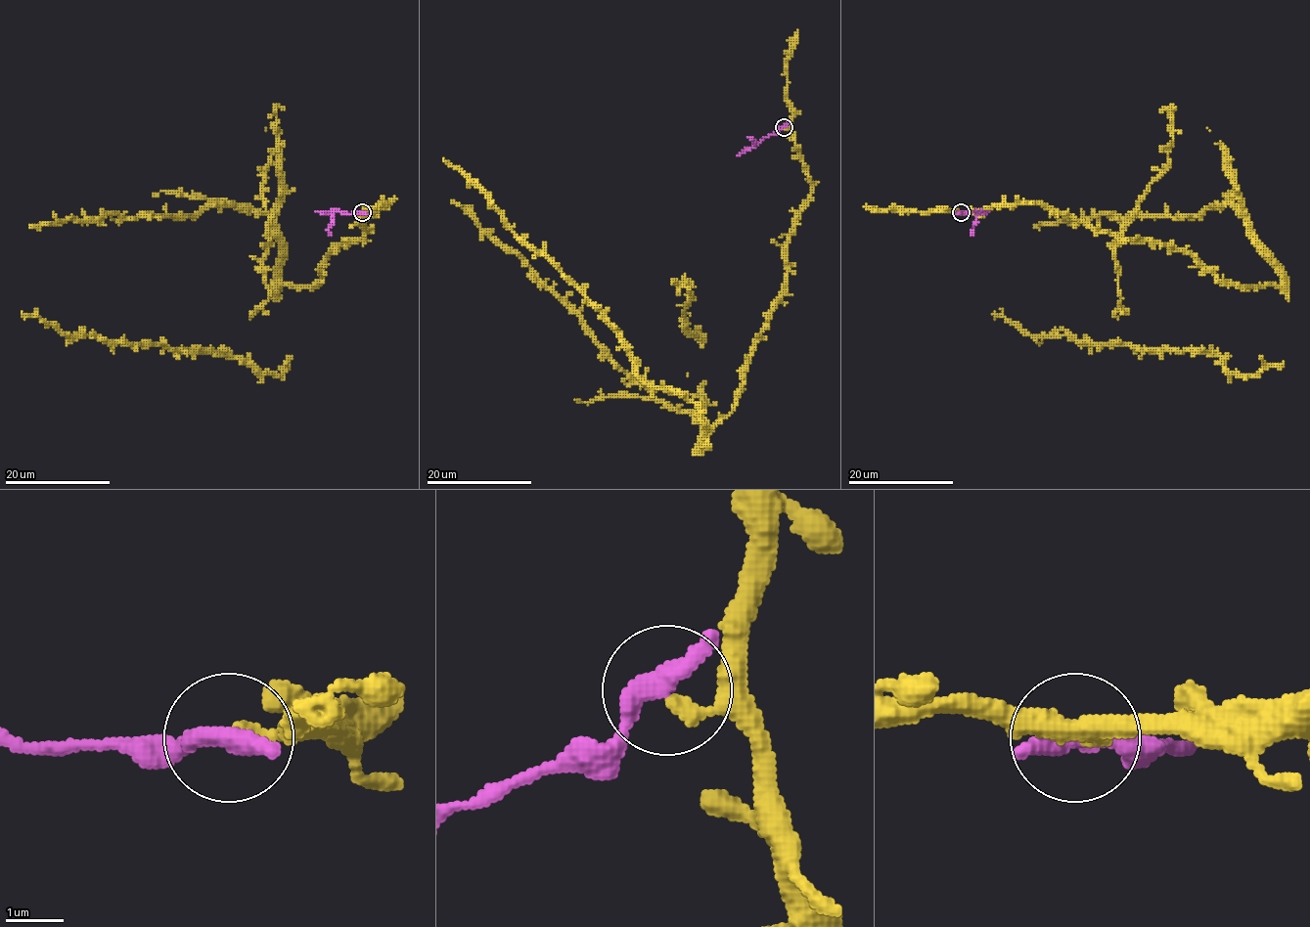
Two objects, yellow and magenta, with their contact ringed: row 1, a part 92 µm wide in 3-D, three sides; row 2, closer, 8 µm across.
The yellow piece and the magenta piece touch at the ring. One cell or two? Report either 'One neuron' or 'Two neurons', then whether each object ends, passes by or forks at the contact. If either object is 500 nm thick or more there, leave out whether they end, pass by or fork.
Two neurons. At the ring yellow ends. At the ring magenta passes by

